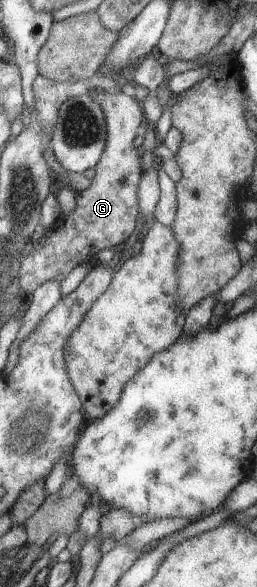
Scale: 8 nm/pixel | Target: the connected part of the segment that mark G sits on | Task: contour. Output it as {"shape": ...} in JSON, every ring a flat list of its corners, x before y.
{"shape":[[123,91,111,95,104,93,101,109,105,116,107,135,104,150,101,152,102,156,94,167,96,171,94,178,88,188,77,192,75,209,67,215,62,214,47,230,47,235,36,241,31,251,21,260,18,270,18,286,21,292,26,291,31,294,45,282,62,282,76,268,76,265,84,263,91,257,96,257,101,250,109,249,127,240,136,230,136,220,140,213,138,187,143,170,140,167,141,156,132,142,138,134,140,122,144,120,144,113,135,98,126,95]]}

